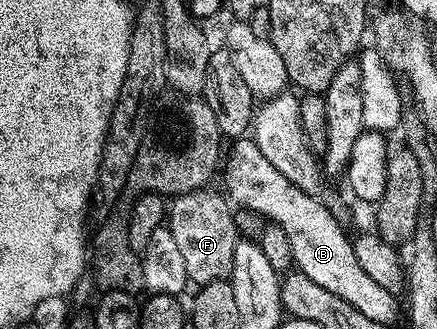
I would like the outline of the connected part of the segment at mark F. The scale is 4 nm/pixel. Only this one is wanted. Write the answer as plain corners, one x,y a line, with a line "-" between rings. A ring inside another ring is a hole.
196,190
176,195
172,199
175,201
170,201
169,204
169,227
173,239
181,249
188,281
195,286
202,286
214,280
226,280
230,277
233,270
233,252
237,243
235,216
231,213
232,205
222,195
219,197
217,193
207,191
211,190

